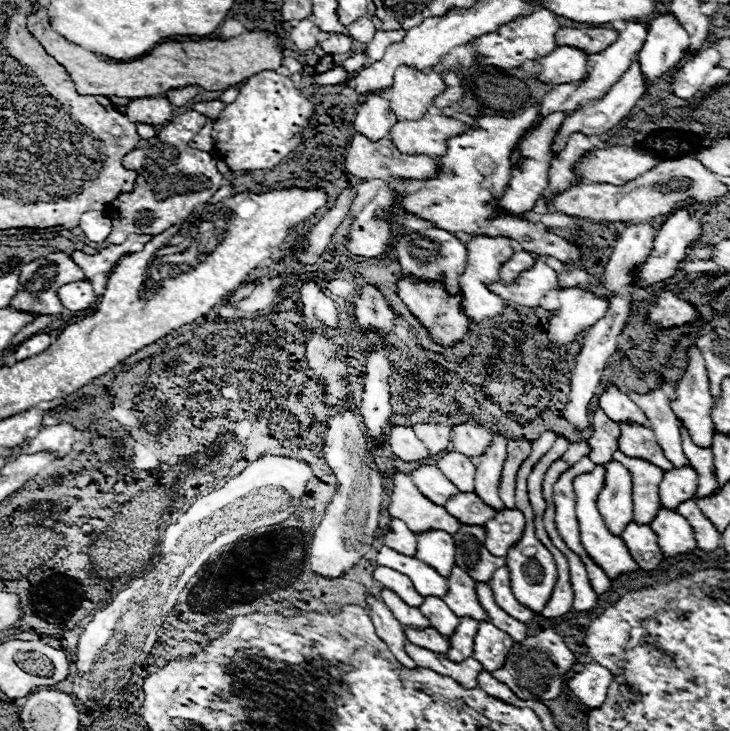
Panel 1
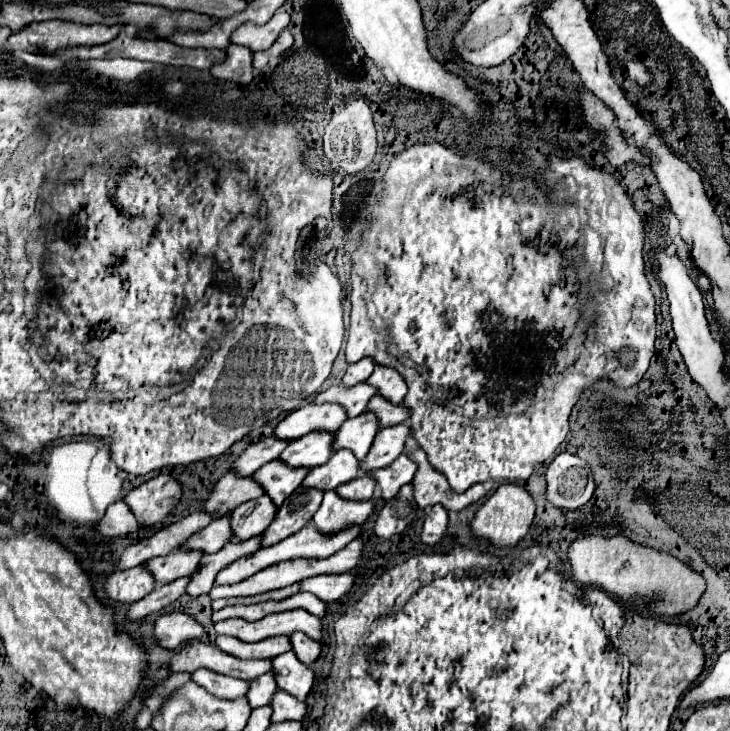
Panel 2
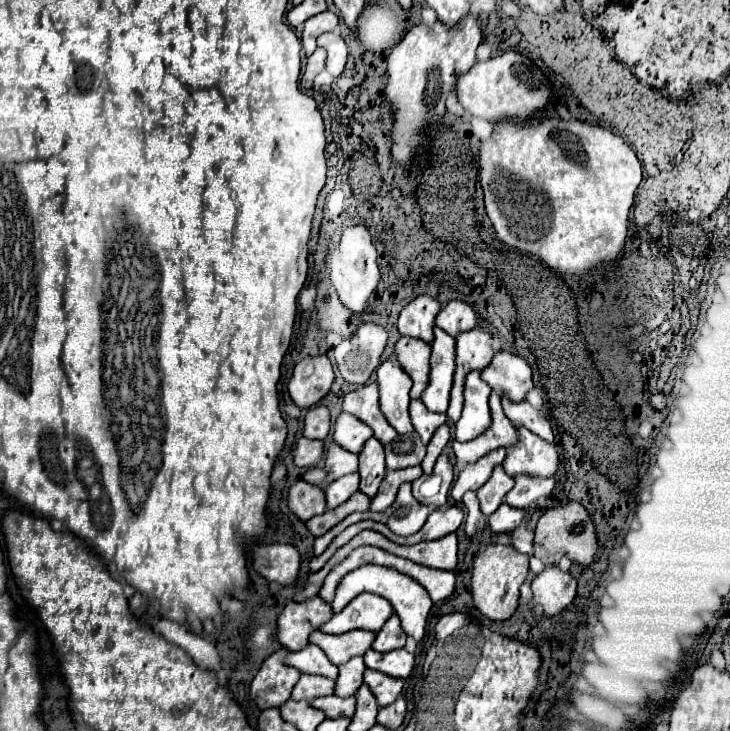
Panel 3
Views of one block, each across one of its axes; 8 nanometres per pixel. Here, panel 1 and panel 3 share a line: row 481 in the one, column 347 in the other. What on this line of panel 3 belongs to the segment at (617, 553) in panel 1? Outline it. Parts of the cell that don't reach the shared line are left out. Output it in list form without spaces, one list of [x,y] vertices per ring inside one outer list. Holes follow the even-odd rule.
[[[384,566],[356,568],[354,572],[348,572],[342,578],[342,582],[336,590],[336,598],[332,600],[334,612],[340,612],[352,598],[356,598],[356,594],[364,594],[364,592],[372,592],[372,594],[378,594],[378,596],[386,598],[392,604],[394,612],[400,616],[404,632],[408,636],[412,636],[416,642],[420,642],[424,638],[426,620],[428,620],[428,614],[430,614],[430,608],[432,608],[432,600],[428,598],[428,592],[424,590],[424,586],[420,586],[420,582],[416,582],[414,578],[408,578],[406,574],[400,574],[398,570],[384,568]]]

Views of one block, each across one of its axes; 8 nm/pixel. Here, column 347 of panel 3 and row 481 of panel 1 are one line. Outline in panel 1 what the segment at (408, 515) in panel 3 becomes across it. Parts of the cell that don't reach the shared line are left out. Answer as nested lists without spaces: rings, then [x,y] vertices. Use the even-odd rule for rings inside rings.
[[[544,432],[536,442],[532,442],[532,454],[530,454],[530,458],[526,460],[526,464],[522,464],[522,472],[518,472],[516,508],[526,516],[526,524],[528,524],[528,526],[526,526],[526,532],[524,532],[522,540],[510,550],[510,556],[506,558],[514,596],[516,596],[524,606],[528,606],[532,612],[536,612],[536,614],[540,614],[540,612],[544,610],[544,606],[548,604],[550,594],[552,594],[552,590],[554,590],[554,584],[556,584],[556,562],[554,562],[552,554],[548,552],[548,548],[536,538],[536,532],[534,532],[534,512],[532,512],[532,506],[530,506],[530,500],[528,500],[528,476],[530,476],[534,464],[552,448],[554,440],[556,440],[556,434]]]

